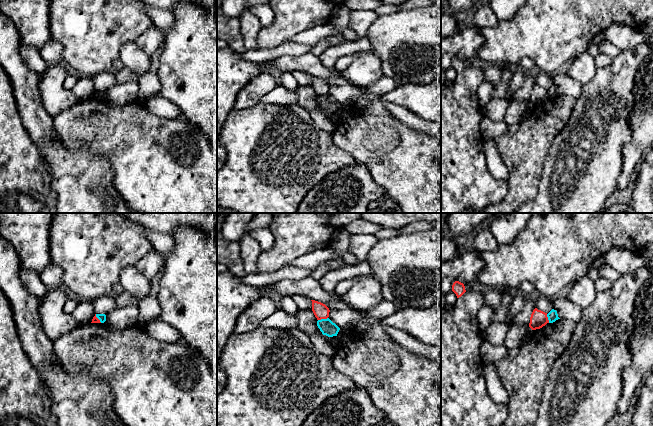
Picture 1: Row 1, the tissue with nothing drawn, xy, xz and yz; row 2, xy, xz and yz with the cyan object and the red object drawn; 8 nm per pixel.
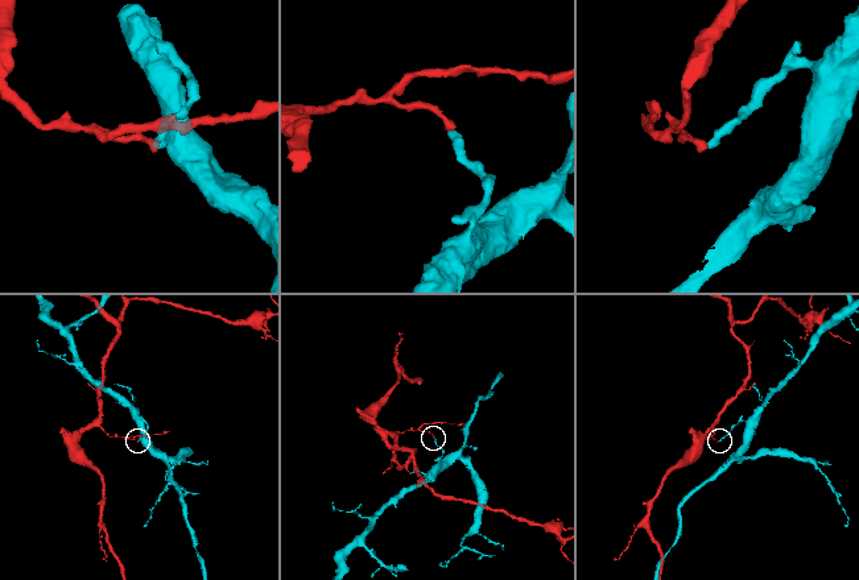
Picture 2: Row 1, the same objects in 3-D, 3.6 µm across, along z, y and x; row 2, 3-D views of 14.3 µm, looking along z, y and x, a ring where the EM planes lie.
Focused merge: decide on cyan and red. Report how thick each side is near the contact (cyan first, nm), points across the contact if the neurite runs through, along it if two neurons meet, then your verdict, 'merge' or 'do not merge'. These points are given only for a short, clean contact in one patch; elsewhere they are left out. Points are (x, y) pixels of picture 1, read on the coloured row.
120/120 nm | along xz (327, 317), (318, 320) | do not merge

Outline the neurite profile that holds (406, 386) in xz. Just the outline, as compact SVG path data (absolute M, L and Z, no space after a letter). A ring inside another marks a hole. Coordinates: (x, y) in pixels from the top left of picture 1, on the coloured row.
M355 329L340 340L323 335L334 347L333 367L368 391L373 404L395 426L441 426L441 361L404 349L393 339L363 336Z

